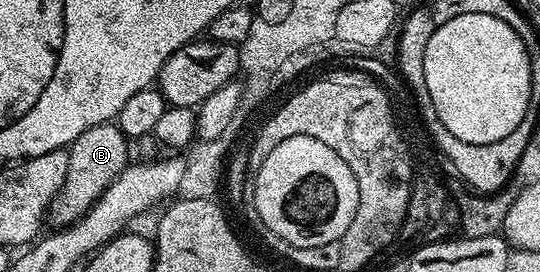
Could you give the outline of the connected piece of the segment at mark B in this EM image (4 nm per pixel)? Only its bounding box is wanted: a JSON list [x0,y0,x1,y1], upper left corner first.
[48,123,129,227]

